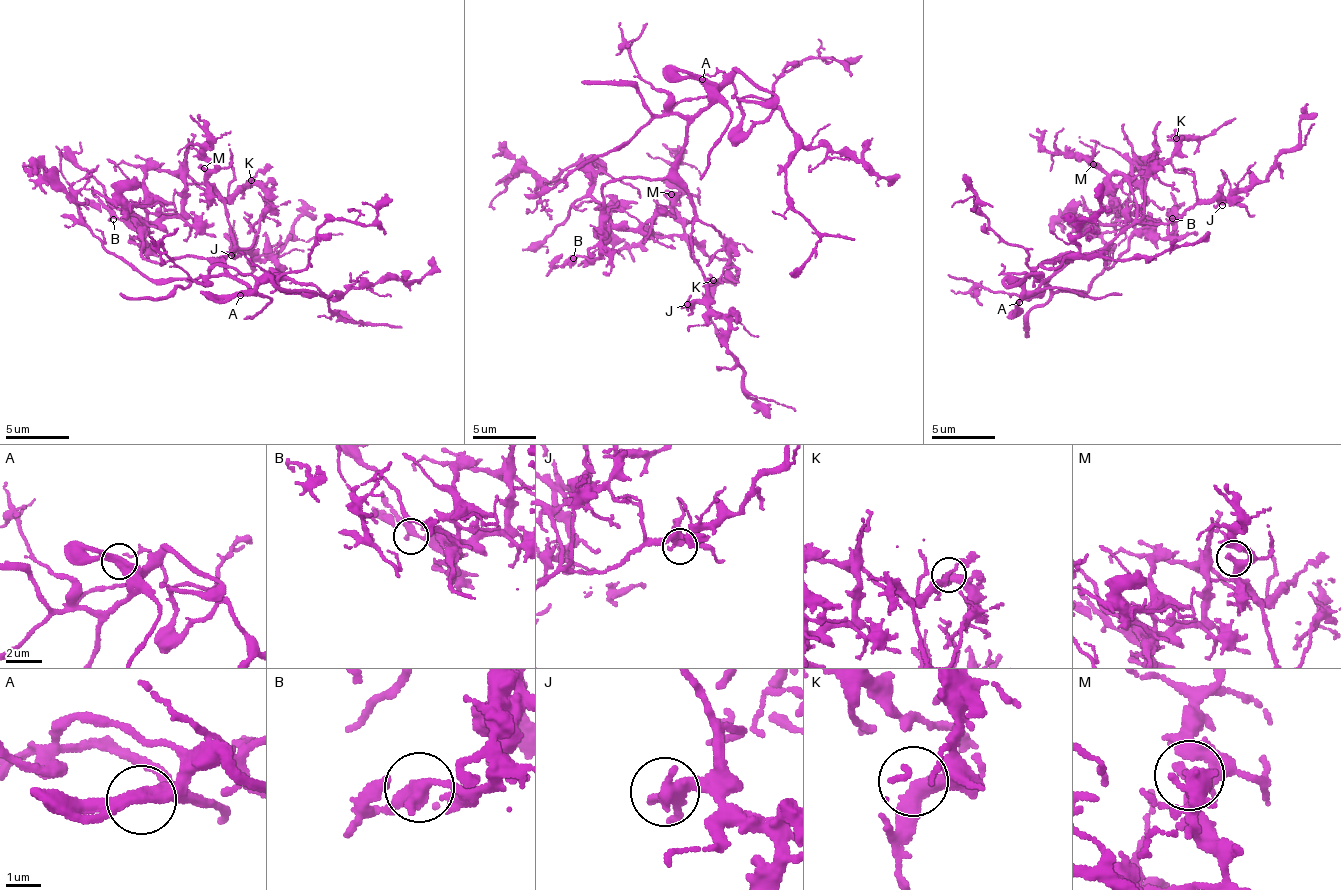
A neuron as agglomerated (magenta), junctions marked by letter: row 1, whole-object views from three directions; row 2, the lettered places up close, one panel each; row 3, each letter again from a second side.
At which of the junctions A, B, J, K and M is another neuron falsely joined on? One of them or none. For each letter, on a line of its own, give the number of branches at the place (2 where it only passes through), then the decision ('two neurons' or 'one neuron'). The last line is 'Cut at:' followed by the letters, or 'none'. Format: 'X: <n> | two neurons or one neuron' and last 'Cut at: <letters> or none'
A: 2 | one neuron
B: 2 | one neuron
J: 2 | one neuron
K: 2 | one neuron
M: 2 | one neuron
Cut at: none

